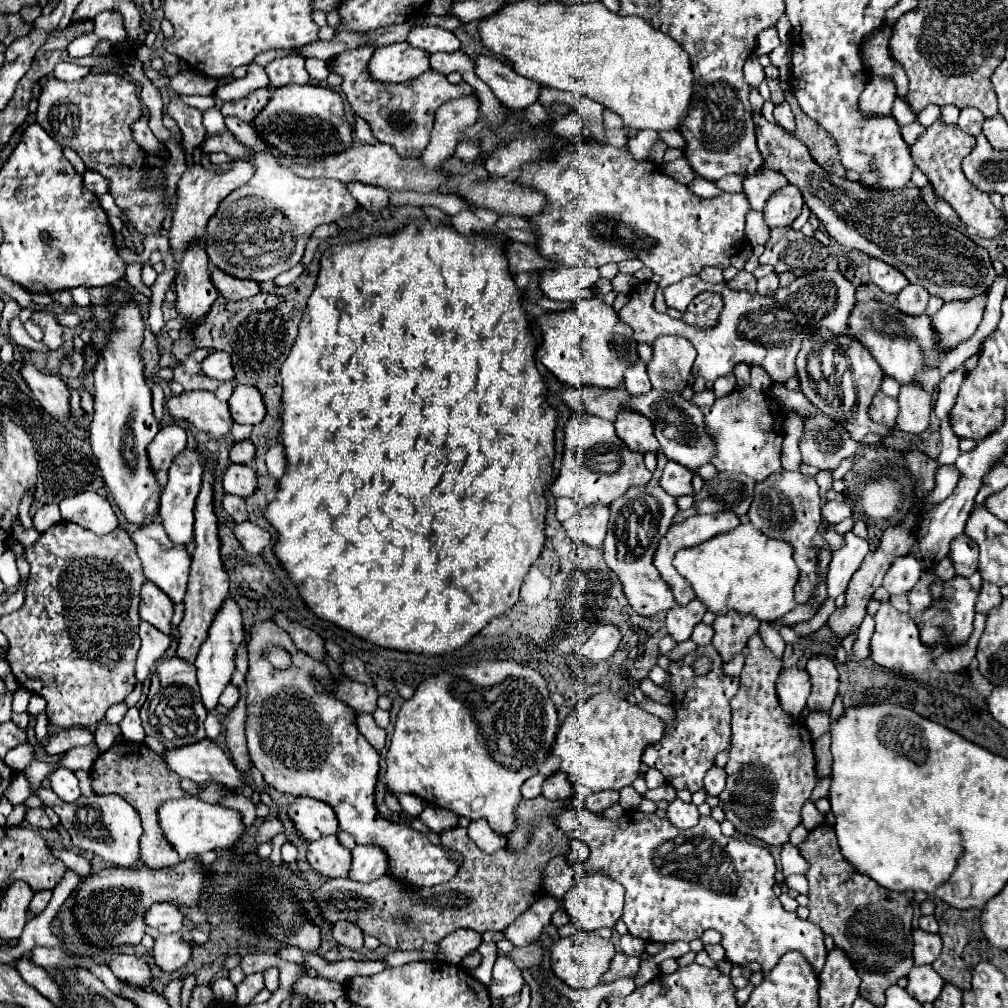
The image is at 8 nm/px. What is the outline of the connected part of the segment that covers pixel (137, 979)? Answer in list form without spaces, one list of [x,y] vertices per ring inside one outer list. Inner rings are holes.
[[[120,954],[110,958],[108,968],[116,974],[118,980],[136,986],[136,988],[146,988],[152,982],[152,968],[144,960],[144,956],[130,956],[130,954]]]

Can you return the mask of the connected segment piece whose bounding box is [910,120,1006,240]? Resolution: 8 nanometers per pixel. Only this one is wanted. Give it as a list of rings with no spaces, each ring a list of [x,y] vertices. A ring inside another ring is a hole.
[[[936,120],[916,140],[916,144],[910,146],[910,150],[912,150],[912,158],[914,158],[916,166],[930,180],[930,184],[934,188],[934,194],[938,198],[946,200],[956,210],[956,214],[960,216],[960,220],[968,228],[978,230],[980,236],[992,240],[992,238],[996,238],[998,234],[1002,234],[1006,230],[1006,220],[1002,218],[1000,210],[994,208],[994,204],[990,202],[990,196],[986,192],[978,192],[978,188],[974,188],[962,172],[962,160],[974,150],[974,144],[976,144],[976,140],[970,134],[962,132],[956,124],[944,124],[942,120]]]

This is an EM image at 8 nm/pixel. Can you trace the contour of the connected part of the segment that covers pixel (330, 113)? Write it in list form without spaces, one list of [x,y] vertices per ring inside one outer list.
[[[282,86],[272,92],[268,106],[254,120],[256,132],[278,150],[294,156],[324,156],[352,146],[352,124],[344,116],[344,100],[332,88]]]

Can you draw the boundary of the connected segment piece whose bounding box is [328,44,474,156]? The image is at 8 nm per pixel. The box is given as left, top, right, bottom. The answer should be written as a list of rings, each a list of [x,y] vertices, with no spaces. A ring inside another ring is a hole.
[[[370,44],[346,50],[330,60],[330,72],[336,72],[344,78],[342,90],[352,106],[352,112],[370,124],[372,134],[378,142],[394,146],[400,156],[418,156],[418,152],[422,152],[426,146],[426,130],[430,130],[430,126],[434,124],[434,112],[438,110],[438,106],[442,106],[446,100],[474,94],[474,90],[466,82],[450,84],[446,76],[436,70],[428,70],[424,78],[414,78],[402,84],[380,84],[376,80],[370,80],[368,74],[368,60],[374,50],[376,46]]]

